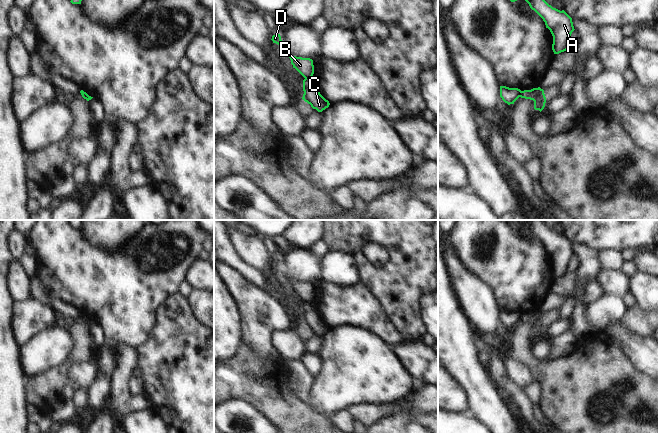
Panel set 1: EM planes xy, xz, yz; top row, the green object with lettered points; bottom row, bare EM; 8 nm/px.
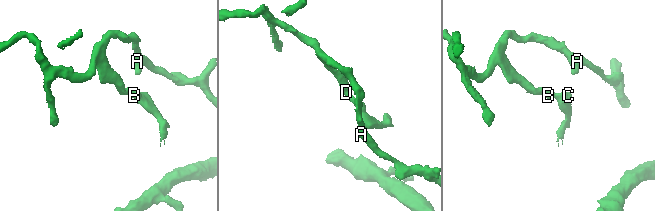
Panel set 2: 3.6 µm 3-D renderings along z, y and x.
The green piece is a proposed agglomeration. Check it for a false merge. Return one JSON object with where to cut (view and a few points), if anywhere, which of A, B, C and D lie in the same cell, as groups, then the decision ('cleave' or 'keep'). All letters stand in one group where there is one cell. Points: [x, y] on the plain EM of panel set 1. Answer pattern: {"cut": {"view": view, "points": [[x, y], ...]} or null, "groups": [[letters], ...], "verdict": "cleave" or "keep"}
{"cut": {"view": "xz", "points": [[305, 301], [310, 302]]}, "groups": [["A", "B", "D"], ["C"]], "verdict": "cleave"}

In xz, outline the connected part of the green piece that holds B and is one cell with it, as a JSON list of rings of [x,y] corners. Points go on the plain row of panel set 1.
[[[278,258],[278,259],[273,259],[271,264],[273,265],[273,267],[278,268],[280,271],[282,271],[282,272],[285,274],[286,278],[289,280],[289,282],[290,282],[290,284],[291,284],[291,288],[293,289],[293,292],[295,292],[304,302],[311,302],[311,301],[313,300],[313,298],[314,298],[314,289],[313,289],[313,284],[312,284],[312,283],[310,283],[310,282],[296,281],[296,280],[290,279],[290,278],[286,275],[286,271],[283,269],[283,266],[282,266],[282,264],[281,264],[280,258]]]

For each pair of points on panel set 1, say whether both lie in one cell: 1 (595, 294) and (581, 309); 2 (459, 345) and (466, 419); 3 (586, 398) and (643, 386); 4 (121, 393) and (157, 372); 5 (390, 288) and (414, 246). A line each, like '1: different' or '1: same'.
1: different
2: different
3: same
4: different
5: same

